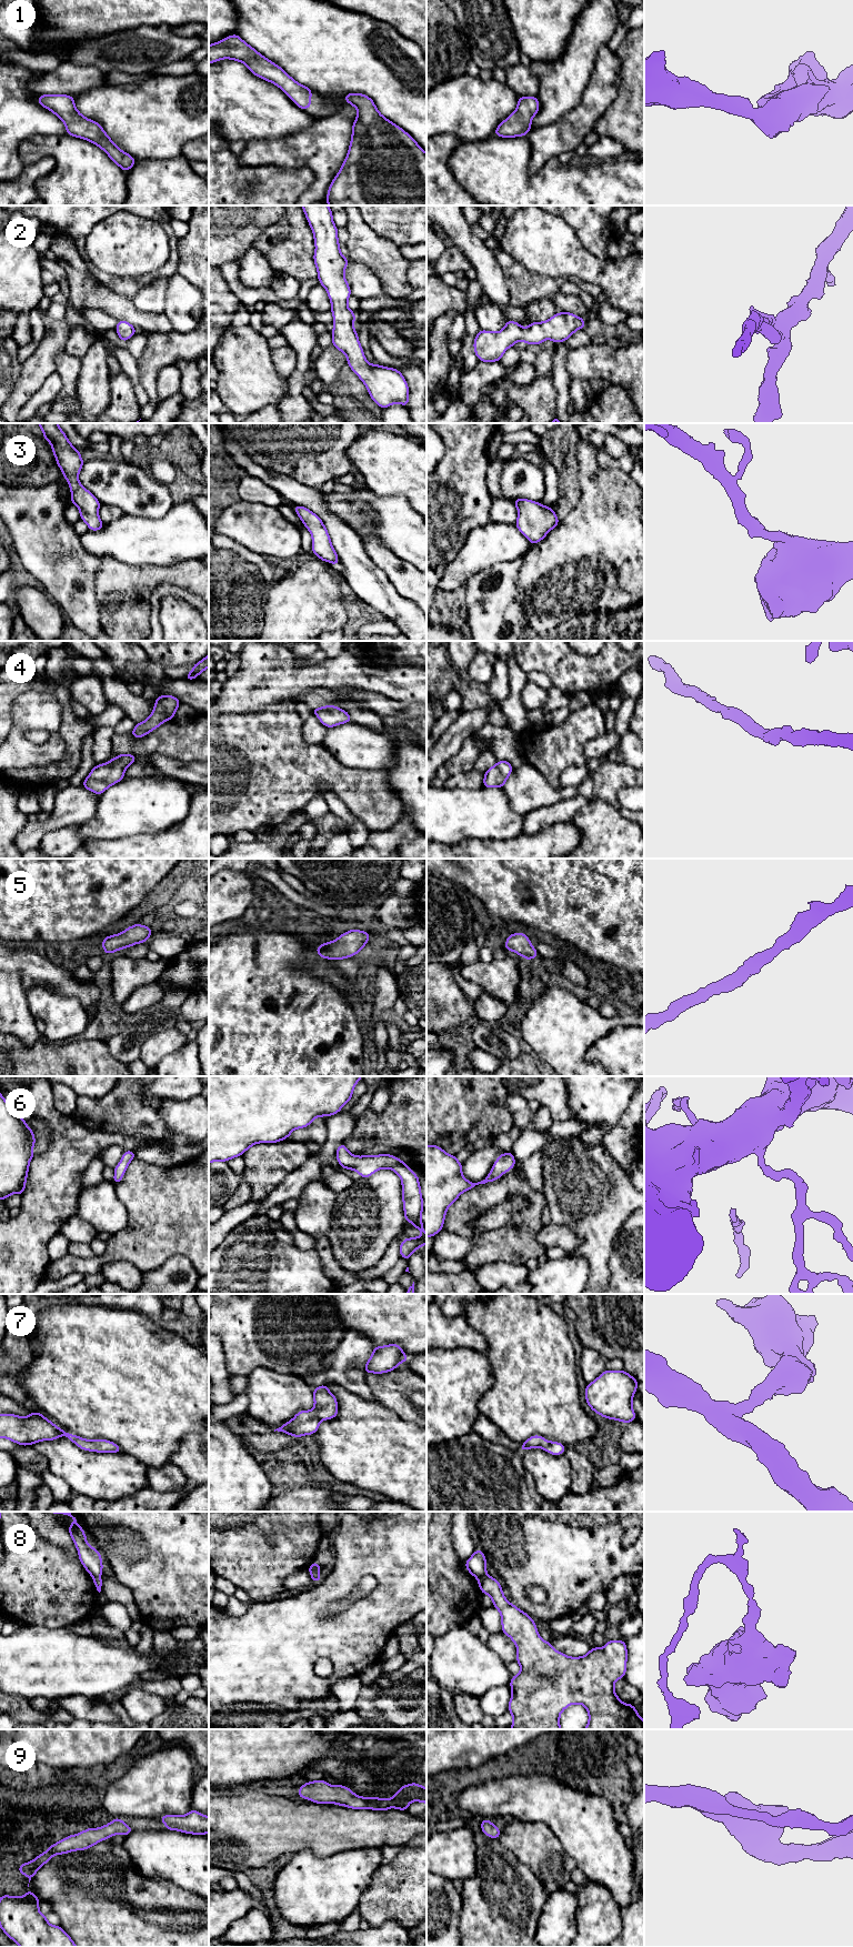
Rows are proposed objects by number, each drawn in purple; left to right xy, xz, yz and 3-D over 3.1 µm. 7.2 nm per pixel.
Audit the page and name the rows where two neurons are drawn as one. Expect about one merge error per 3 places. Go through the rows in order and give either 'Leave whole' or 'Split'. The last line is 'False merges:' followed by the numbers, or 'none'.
1: Leave whole
2: Leave whole
3: Leave whole
4: Leave whole
5: Leave whole
6: Leave whole
7: Leave whole
8: Split
9: Leave whole
False merges: 8

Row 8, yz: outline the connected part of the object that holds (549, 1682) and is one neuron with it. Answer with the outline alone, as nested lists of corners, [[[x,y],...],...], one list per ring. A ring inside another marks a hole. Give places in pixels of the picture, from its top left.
[[[489,1575],[478,1578],[482,1594],[488,1594],[493,1606],[501,1614],[502,1632],[516,1645],[518,1655],[515,1660],[521,1666],[521,1672],[512,1676],[510,1687],[512,1697],[508,1710],[513,1716],[511,1729],[561,1729],[560,1714],[570,1705],[582,1704],[589,1713],[589,1723],[584,1729],[644,1729],[644,1720],[638,1714],[632,1704],[622,1703],[614,1690],[614,1683],[625,1677],[628,1650],[623,1640],[609,1640],[603,1648],[593,1647],[582,1657],[569,1657],[555,1650],[550,1642],[544,1642],[535,1626],[534,1619],[520,1610],[504,1597],[501,1584]]]

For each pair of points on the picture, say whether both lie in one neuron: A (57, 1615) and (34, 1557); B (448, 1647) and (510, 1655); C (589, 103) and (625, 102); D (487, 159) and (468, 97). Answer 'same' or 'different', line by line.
A: same
B: different
C: different
D: different

